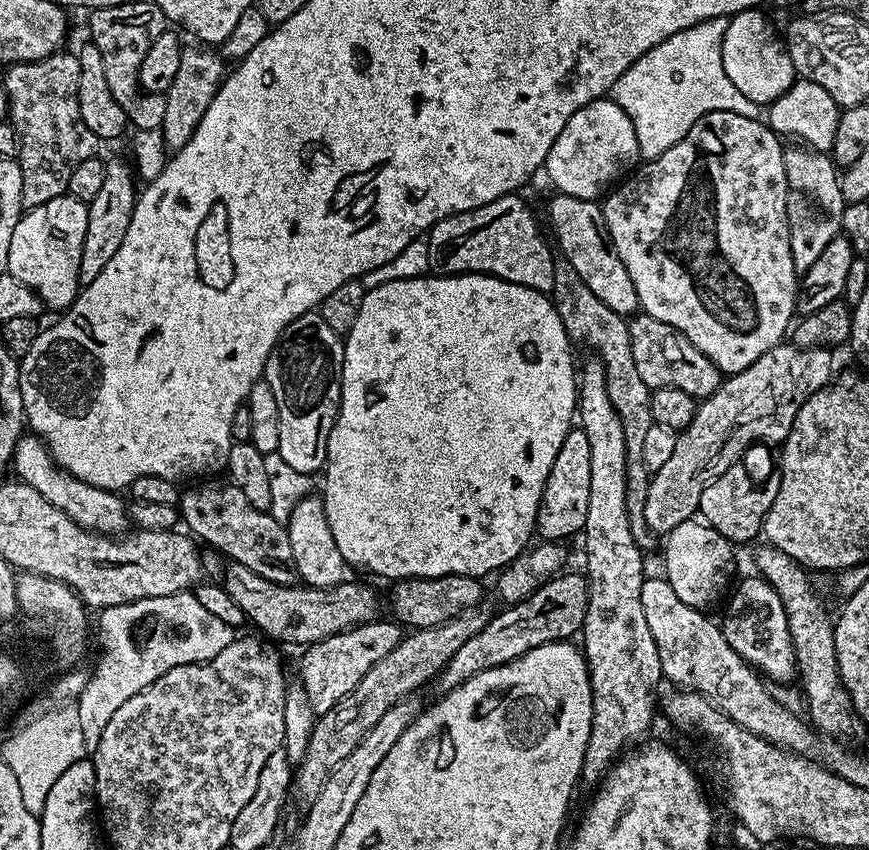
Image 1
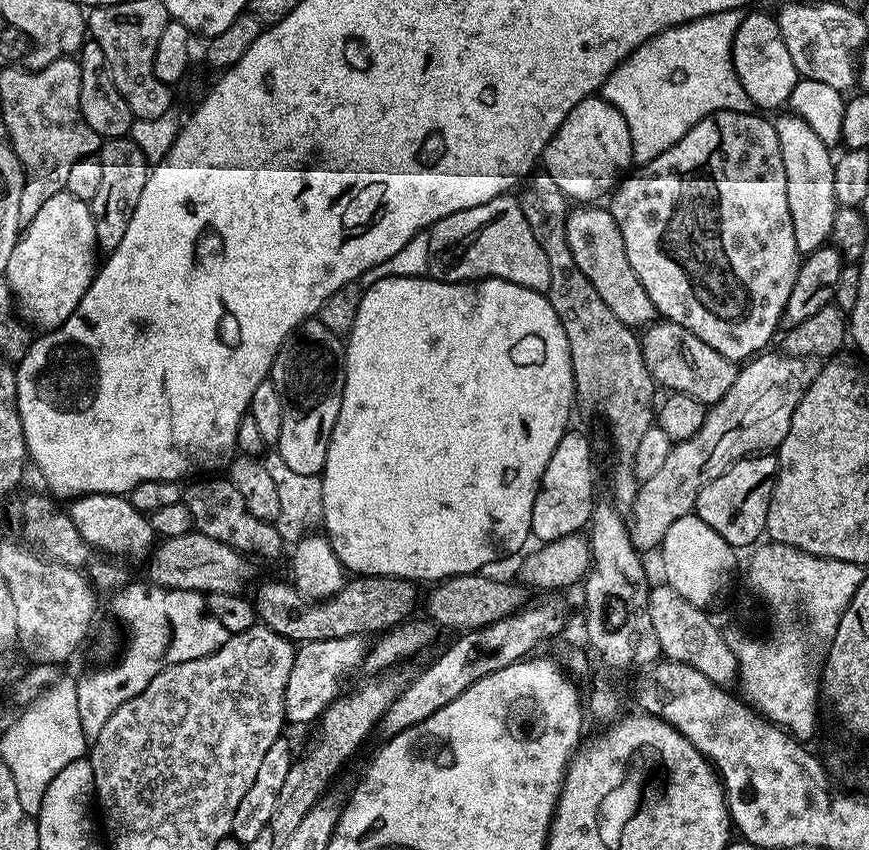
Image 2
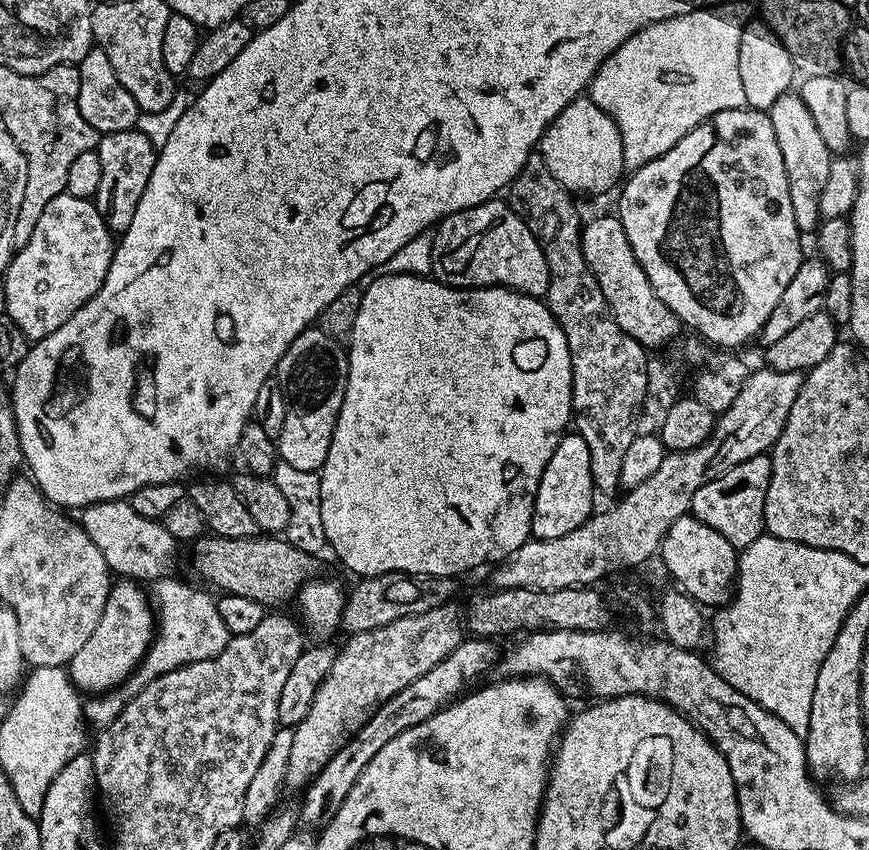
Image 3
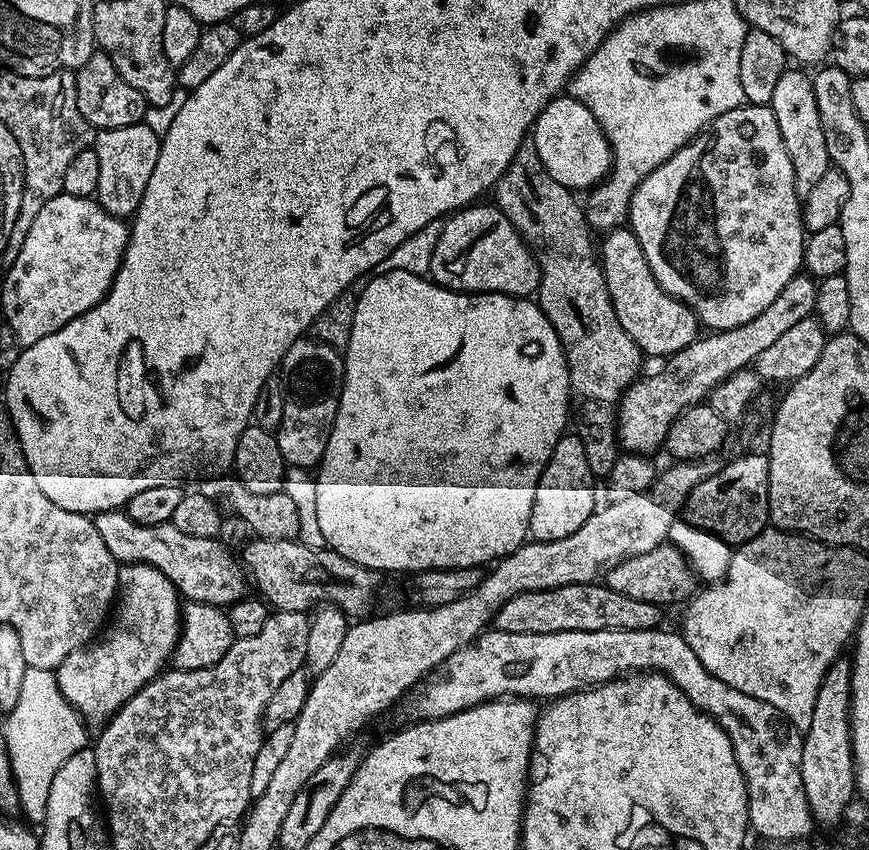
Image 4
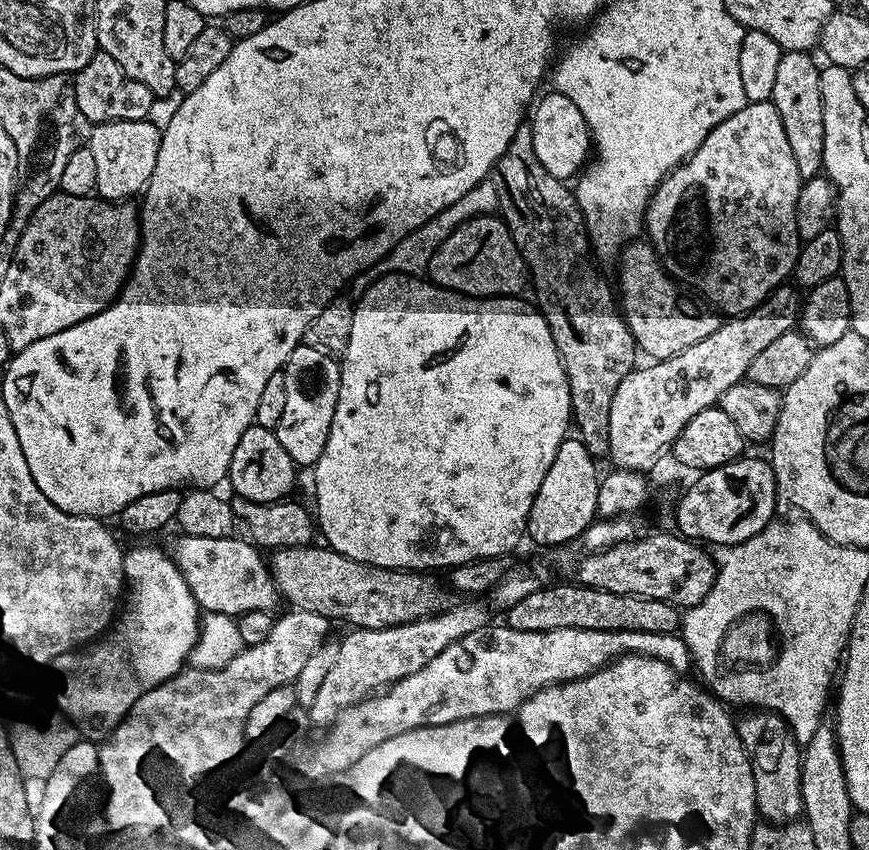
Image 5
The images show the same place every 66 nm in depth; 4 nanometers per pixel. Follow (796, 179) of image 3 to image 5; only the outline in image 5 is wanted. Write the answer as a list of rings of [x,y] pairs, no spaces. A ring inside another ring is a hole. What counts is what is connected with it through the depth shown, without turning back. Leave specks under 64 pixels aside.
[[[784,52],[778,62],[778,74],[774,74],[772,105],[782,118],[790,151],[798,166],[801,181],[821,175],[824,166],[824,123],[822,122],[822,86],[819,63],[812,61],[807,52]]]

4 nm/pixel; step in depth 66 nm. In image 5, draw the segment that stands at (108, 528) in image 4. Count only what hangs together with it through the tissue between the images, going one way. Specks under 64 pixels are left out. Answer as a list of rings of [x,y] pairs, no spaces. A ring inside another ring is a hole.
[[[183,534],[170,547],[170,555],[178,566],[190,594],[204,612],[217,612],[240,617],[248,611],[271,613],[282,597],[276,589],[272,569],[265,553],[247,539],[236,540],[235,535],[222,538],[194,538]]]

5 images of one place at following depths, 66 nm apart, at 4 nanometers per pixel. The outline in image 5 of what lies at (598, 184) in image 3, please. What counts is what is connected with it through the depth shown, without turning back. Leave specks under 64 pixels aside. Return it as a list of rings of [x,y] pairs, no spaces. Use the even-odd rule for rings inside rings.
[[[555,90],[549,93],[549,96],[541,95],[530,112],[534,154],[538,154],[538,162],[542,162],[542,167],[554,174],[554,178],[568,182],[584,171],[590,159],[594,148],[592,131],[586,126],[586,118],[582,118],[582,110],[578,110],[570,98]]]

